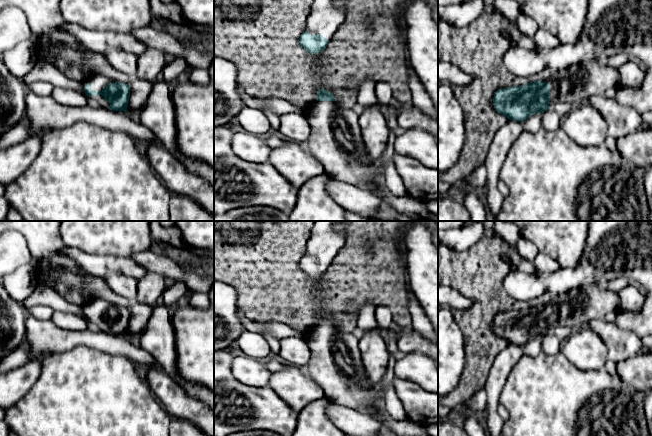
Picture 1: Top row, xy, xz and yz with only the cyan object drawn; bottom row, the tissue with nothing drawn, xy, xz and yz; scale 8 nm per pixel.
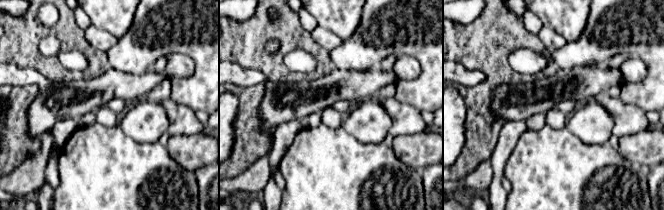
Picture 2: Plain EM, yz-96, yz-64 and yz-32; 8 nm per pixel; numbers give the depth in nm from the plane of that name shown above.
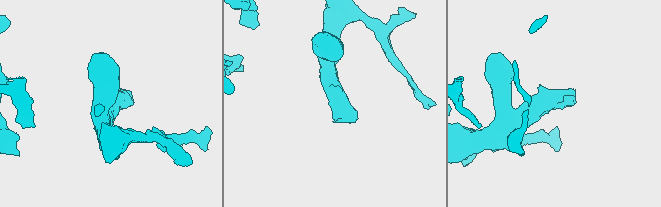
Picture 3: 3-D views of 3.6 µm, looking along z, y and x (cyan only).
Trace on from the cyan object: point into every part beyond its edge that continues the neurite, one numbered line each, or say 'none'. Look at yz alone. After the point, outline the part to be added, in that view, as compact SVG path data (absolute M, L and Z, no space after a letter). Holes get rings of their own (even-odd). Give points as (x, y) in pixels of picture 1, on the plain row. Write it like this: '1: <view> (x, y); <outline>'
1: yz (574, 309); M593 284L573 289L566 294L552 296L551 300L544 306L550 308L550 332L553 332L559 326L567 326L574 331L592 319L604 318L607 313L618 312L621 309L618 292L611 291L604 285L597 286Z

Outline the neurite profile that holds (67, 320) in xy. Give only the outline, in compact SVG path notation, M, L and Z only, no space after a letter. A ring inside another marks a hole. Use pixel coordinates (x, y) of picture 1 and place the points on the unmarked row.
M54 311L51 320L64 330L84 331L88 329L86 319L72 312Z

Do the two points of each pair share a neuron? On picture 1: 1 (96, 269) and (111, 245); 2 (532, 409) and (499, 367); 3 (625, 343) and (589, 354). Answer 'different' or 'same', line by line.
1: different
2: different
3: different

